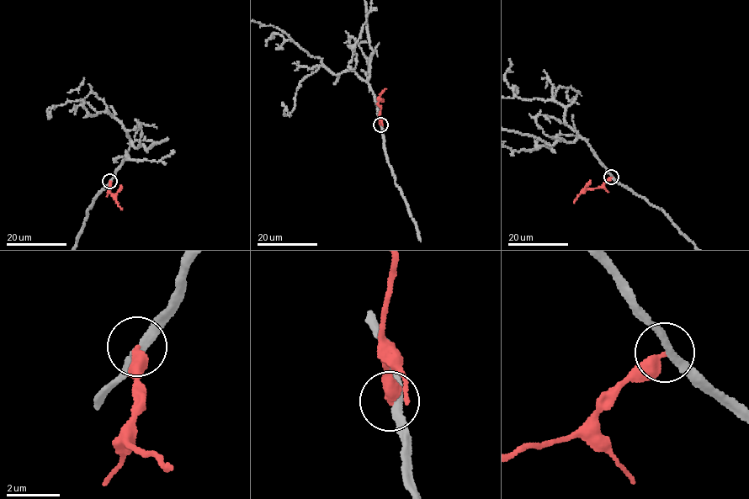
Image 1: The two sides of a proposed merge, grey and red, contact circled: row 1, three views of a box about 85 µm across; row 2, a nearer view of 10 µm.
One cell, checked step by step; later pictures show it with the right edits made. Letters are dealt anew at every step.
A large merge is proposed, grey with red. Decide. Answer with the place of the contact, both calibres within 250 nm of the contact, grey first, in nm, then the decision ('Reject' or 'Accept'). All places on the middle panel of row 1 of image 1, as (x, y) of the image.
Place: (380, 124). Thickness 300 nm (grey) against 380 nm. Reject

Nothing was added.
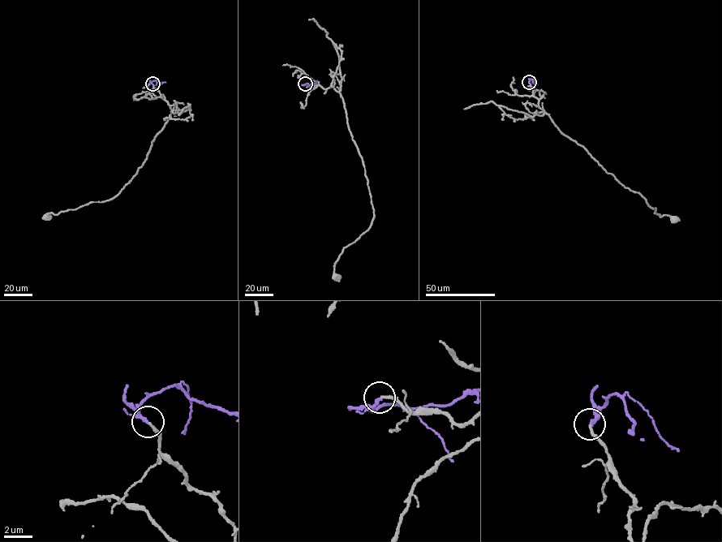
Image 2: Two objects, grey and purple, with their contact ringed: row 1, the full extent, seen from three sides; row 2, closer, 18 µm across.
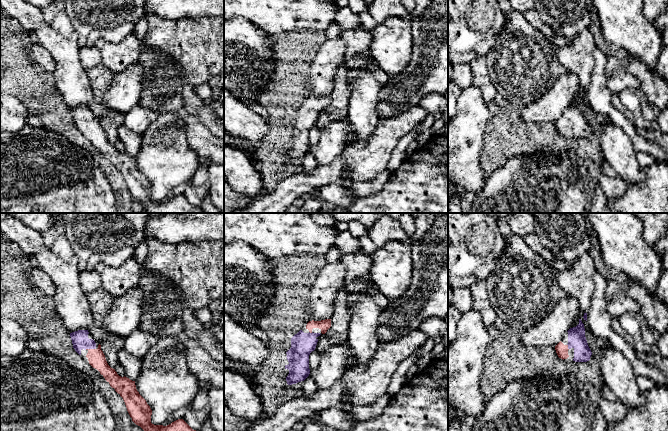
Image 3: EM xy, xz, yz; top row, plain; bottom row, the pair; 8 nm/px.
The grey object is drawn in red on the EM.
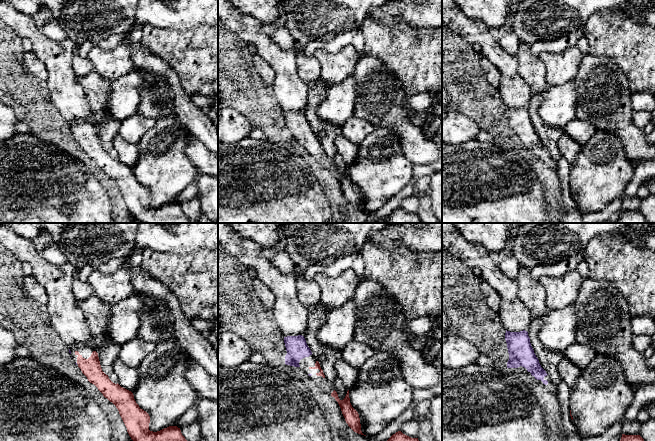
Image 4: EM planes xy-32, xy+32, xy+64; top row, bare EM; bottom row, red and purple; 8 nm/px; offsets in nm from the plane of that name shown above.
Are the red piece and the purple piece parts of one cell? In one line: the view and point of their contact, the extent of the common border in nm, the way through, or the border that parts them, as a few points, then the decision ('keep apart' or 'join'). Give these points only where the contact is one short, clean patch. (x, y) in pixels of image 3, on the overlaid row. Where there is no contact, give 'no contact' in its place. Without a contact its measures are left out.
meets red in xy at (89, 349); contact 80 nm long; runs through xy (96, 357), (89, 349), (80, 340); join

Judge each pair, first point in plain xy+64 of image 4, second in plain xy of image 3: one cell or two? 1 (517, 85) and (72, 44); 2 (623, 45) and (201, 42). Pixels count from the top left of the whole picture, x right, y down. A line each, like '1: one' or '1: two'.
1: one
2: one

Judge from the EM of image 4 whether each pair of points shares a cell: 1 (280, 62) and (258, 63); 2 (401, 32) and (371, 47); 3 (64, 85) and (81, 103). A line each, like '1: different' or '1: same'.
1: different
2: same
3: same

